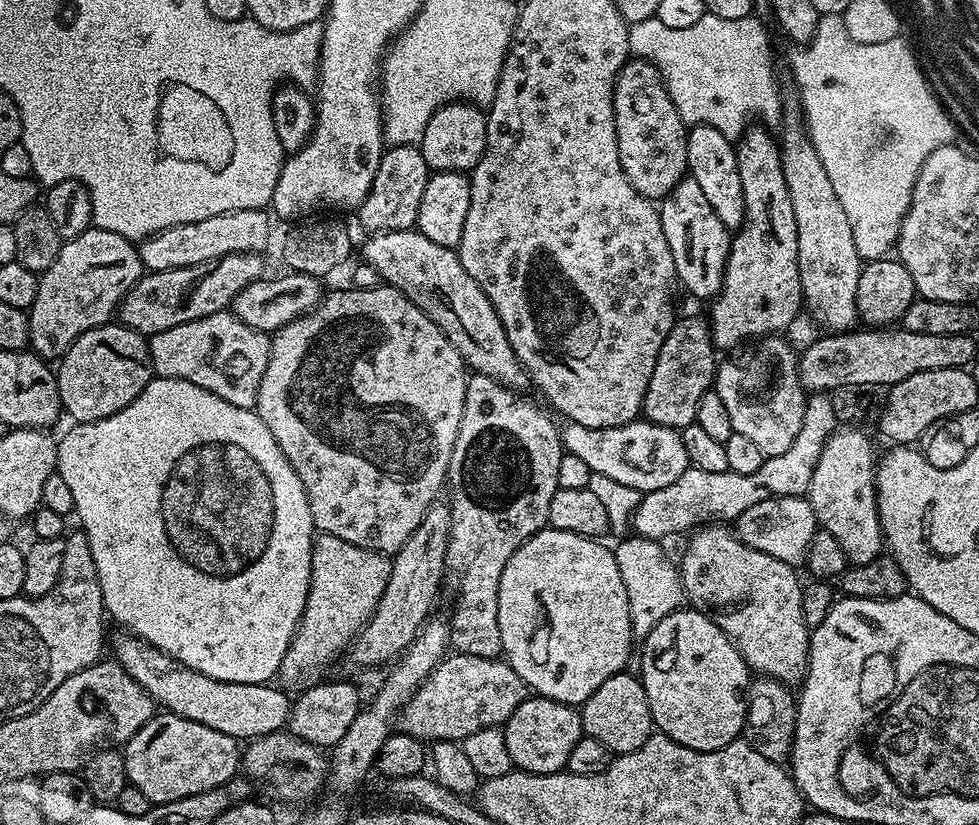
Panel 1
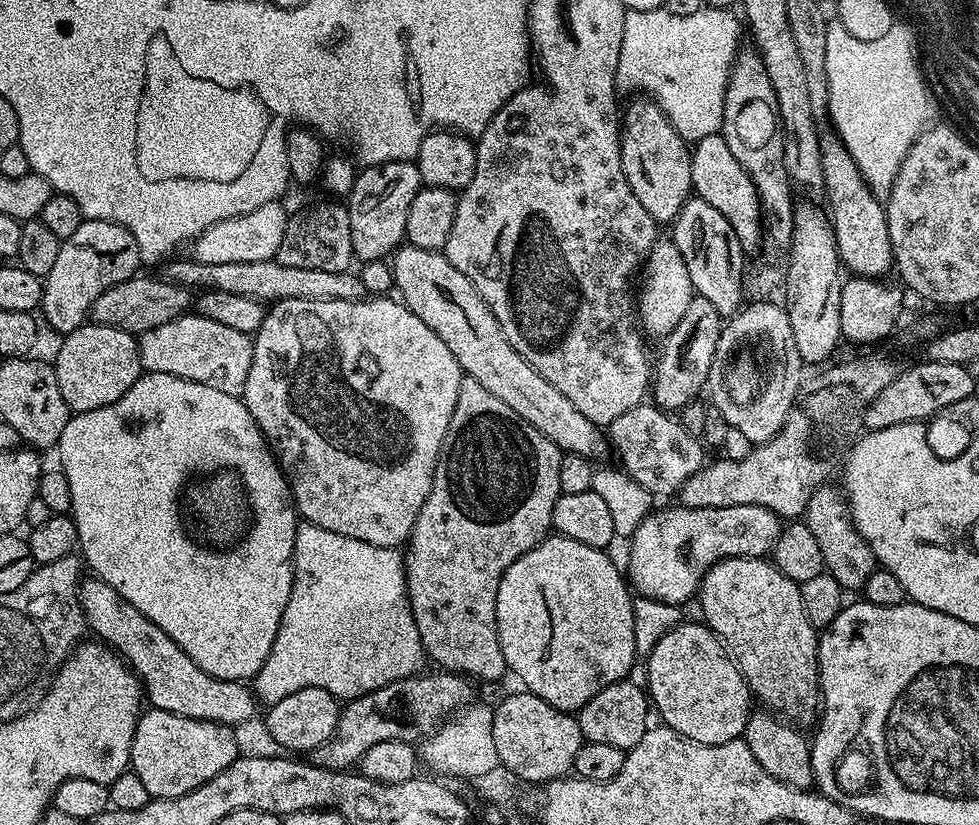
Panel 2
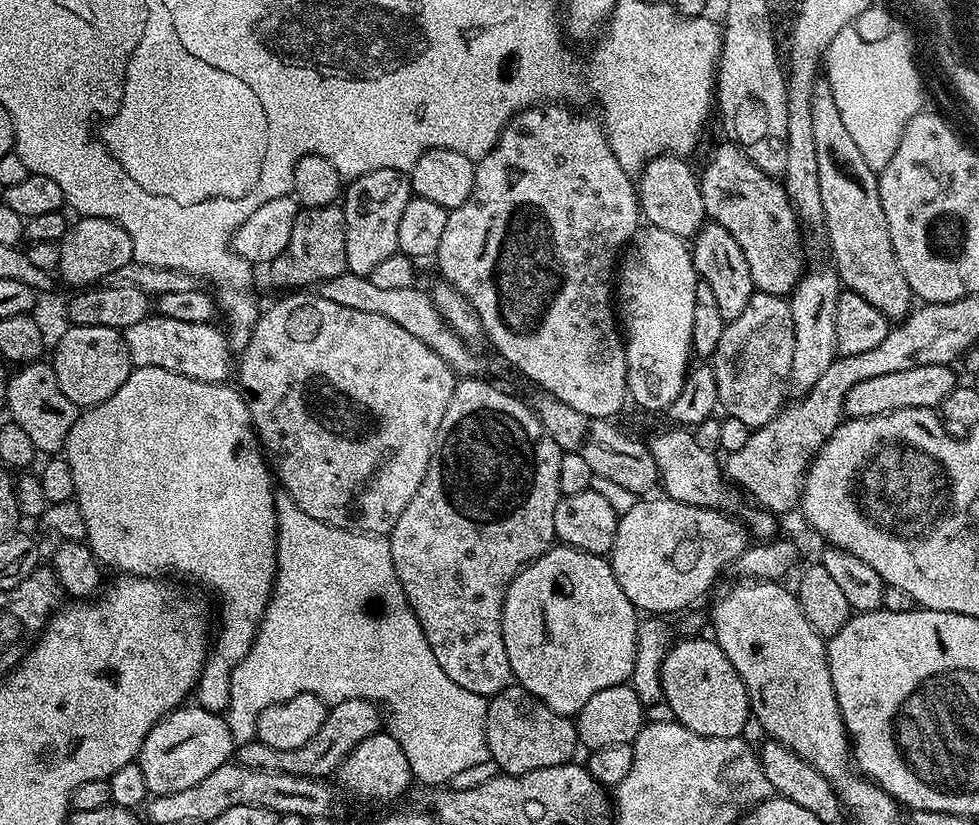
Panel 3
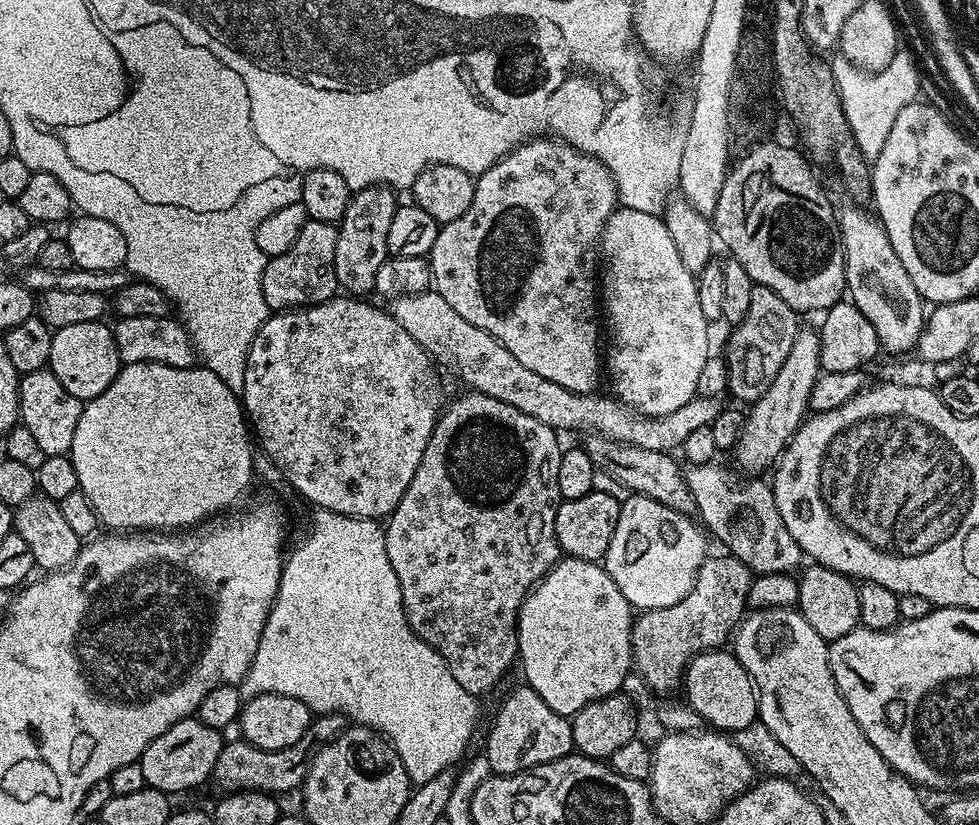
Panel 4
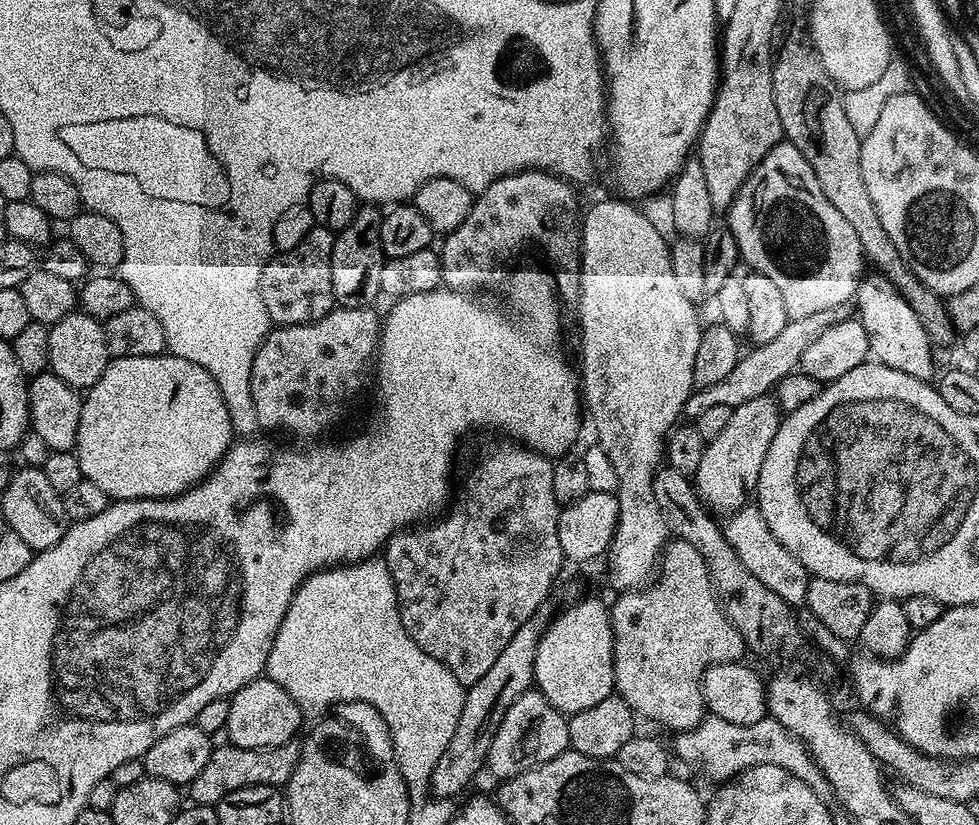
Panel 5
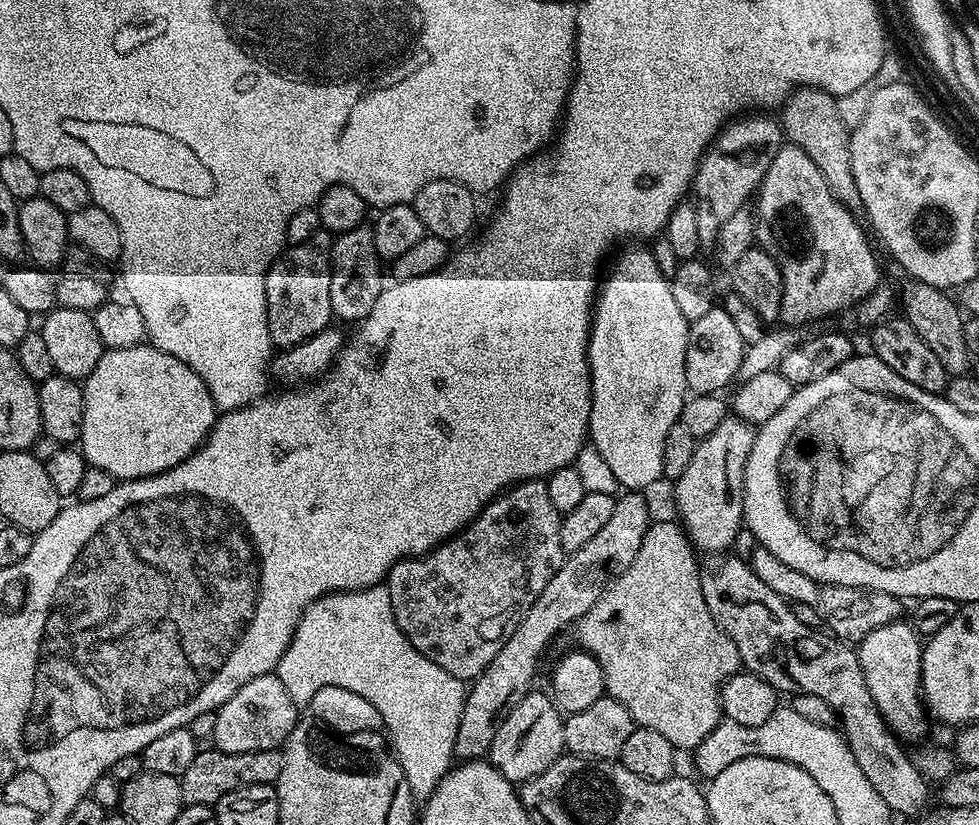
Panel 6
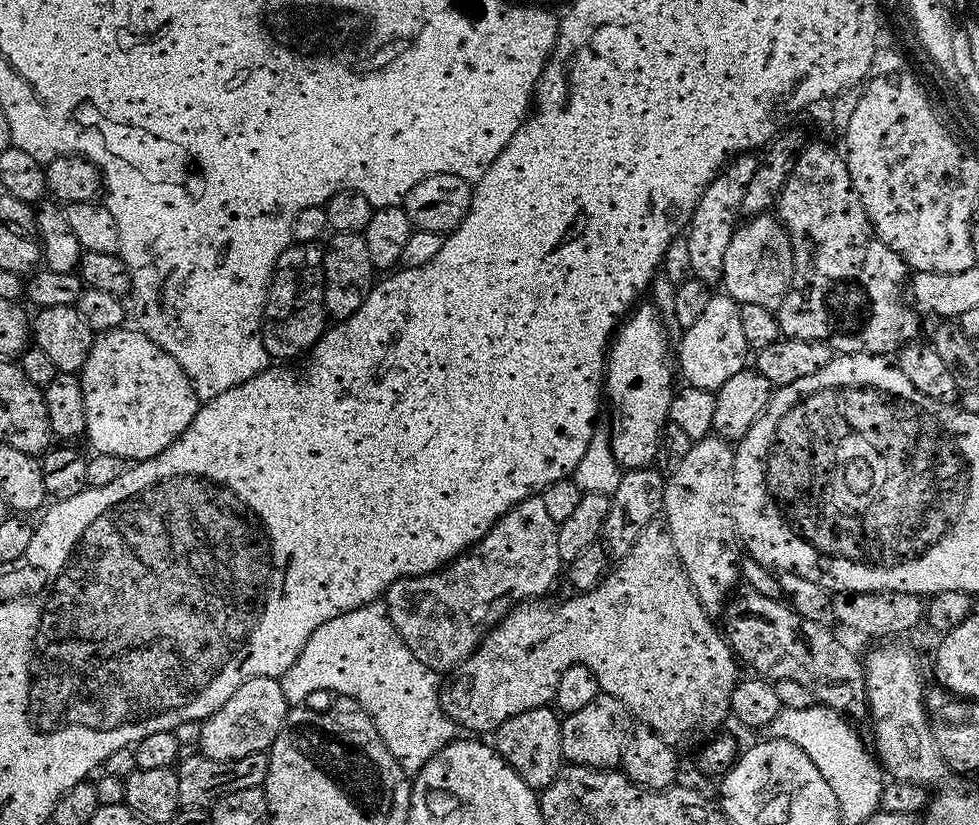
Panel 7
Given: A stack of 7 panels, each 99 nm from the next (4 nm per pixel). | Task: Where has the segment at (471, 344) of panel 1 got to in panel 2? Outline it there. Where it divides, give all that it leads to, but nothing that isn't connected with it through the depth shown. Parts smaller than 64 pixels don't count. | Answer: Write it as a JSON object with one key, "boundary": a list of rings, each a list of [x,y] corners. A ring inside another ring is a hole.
{"boundary":[[[405,243],[396,249],[390,257],[392,266],[392,282],[399,299],[442,342],[450,349],[450,354],[458,358],[458,366],[465,376],[474,378],[481,386],[486,386],[494,398],[499,398],[518,414],[518,418],[526,418],[530,426],[534,426],[550,442],[558,445],[561,453],[573,452],[587,456],[593,462],[599,462],[610,452],[610,441],[605,429],[599,424],[590,422],[558,386],[550,386],[514,346],[502,334],[502,326],[498,326],[498,318],[486,306],[486,302],[474,290],[470,278],[462,274],[444,257],[443,251],[427,252],[418,246]]]}

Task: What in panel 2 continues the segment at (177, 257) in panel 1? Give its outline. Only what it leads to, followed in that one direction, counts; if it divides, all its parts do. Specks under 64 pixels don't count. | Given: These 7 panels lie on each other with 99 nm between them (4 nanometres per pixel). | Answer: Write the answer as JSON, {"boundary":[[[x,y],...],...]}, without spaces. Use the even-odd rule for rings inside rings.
{"boundary":[[[271,200],[265,204],[256,205],[254,210],[241,216],[226,218],[222,222],[214,222],[201,236],[197,236],[195,240],[191,241],[191,255],[198,262],[210,262],[211,264],[218,262],[262,262],[273,259],[278,246],[282,246],[282,234],[286,234],[286,222],[290,215],[289,209],[284,209],[282,205],[280,200]]]}

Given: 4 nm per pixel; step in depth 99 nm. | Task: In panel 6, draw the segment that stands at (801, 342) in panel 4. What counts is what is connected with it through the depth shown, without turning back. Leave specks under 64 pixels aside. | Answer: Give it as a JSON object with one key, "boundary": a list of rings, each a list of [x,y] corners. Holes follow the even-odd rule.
{"boundary":[[[730,414],[714,429],[714,434],[703,437],[697,443],[694,450],[694,459],[690,466],[682,473],[682,478],[674,481],[676,488],[676,508],[680,511],[679,523],[682,525],[687,537],[701,553],[724,554],[736,540],[740,528],[742,532],[742,521],[744,519],[744,471],[750,450],[754,446],[754,438],[757,429],[739,416]]]}

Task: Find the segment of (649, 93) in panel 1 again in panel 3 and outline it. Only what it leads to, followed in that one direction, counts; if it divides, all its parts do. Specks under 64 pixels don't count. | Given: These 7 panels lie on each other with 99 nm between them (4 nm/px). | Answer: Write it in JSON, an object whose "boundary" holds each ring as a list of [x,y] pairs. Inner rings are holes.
{"boundary":[[[669,154],[654,158],[638,173],[638,195],[643,219],[651,227],[670,231],[683,238],[695,237],[706,223],[700,177],[697,169],[692,169],[688,163],[687,159]]]}

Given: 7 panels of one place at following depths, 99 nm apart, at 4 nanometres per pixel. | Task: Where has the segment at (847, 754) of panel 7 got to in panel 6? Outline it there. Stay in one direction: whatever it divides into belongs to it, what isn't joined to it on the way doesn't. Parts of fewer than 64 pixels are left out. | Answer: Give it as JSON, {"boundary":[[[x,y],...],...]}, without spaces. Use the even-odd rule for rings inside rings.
{"boundary":[[[791,706],[777,707],[776,712],[770,714],[766,722],[762,722],[762,726],[738,726],[738,722],[727,718],[721,719],[720,724],[714,726],[714,730],[706,734],[706,738],[702,738],[702,742],[694,750],[694,756],[696,756],[696,768],[705,778],[722,774],[722,770],[726,770],[730,762],[738,762],[738,758],[761,756],[762,758],[789,760],[794,766],[806,770],[806,774],[810,774],[810,778],[814,778],[814,782],[818,782],[818,786],[822,786],[826,794],[832,796],[832,800],[868,800],[870,781],[854,762],[854,754],[843,735],[835,727],[808,722],[801,715],[796,714]]]}

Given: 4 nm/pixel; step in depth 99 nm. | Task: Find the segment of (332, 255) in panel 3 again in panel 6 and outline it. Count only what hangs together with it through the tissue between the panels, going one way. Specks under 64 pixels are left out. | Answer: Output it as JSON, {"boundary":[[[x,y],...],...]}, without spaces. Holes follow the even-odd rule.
{"boundary":[[[321,230],[301,244],[285,247],[264,276],[268,333],[276,350],[293,348],[333,323],[330,306],[330,262],[333,237]]]}

